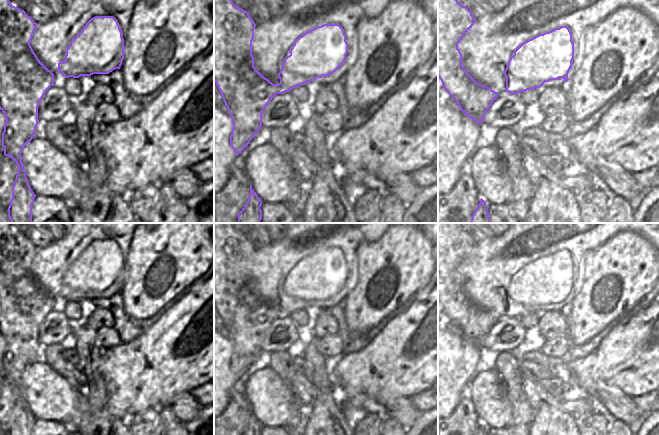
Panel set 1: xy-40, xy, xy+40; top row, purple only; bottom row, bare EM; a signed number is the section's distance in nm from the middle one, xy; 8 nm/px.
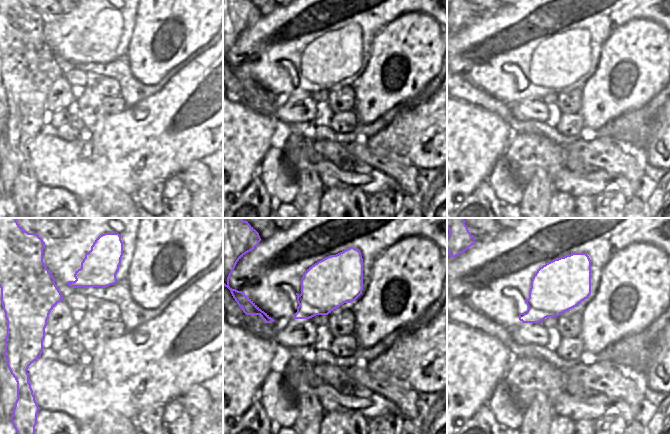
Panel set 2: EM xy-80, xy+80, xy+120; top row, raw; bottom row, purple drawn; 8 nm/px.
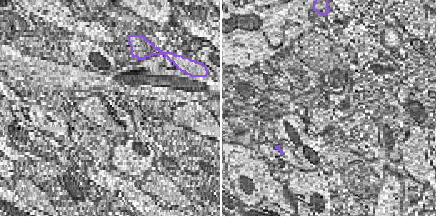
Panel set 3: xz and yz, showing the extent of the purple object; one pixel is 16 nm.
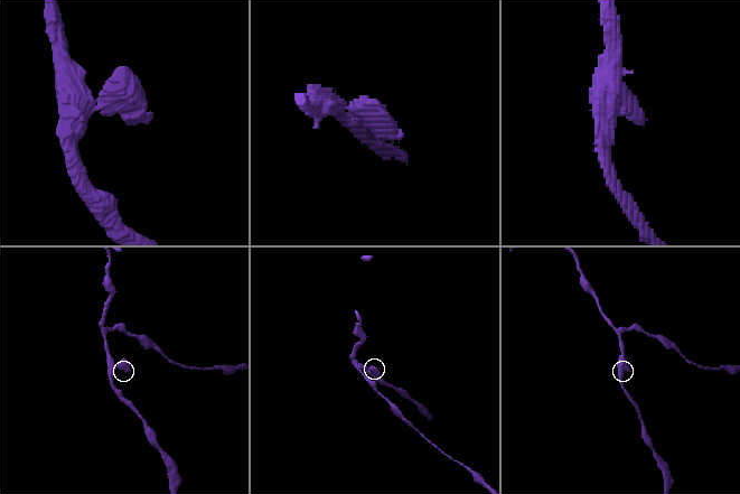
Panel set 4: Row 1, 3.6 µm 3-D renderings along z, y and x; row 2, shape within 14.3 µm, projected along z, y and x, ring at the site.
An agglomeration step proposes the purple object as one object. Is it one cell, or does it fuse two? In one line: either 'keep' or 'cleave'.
keep

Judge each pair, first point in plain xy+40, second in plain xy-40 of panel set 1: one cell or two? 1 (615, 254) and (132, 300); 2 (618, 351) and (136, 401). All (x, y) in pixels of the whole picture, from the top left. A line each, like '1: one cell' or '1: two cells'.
1: one cell
2: one cell

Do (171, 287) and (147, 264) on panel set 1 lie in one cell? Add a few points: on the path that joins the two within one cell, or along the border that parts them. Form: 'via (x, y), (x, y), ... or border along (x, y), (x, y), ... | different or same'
via (165, 281), (152, 268) | same

